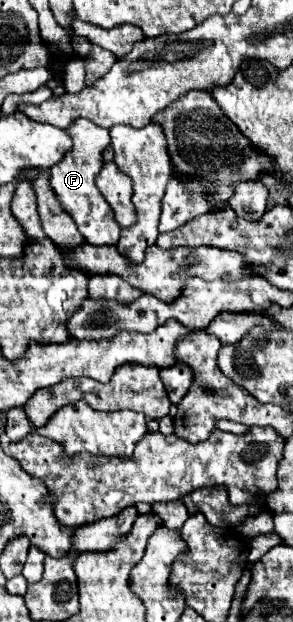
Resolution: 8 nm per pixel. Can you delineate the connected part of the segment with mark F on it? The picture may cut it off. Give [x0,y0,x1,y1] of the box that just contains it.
[50,120,120,246]

